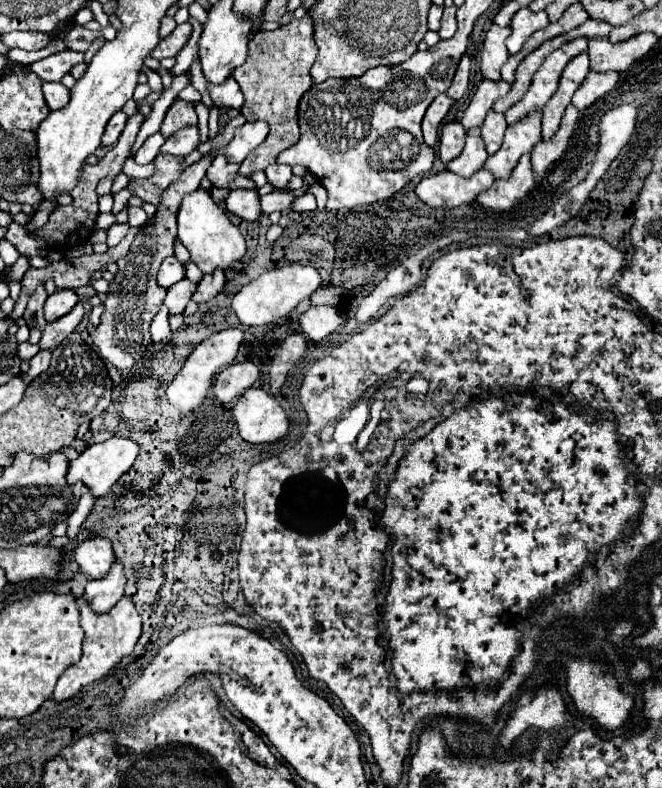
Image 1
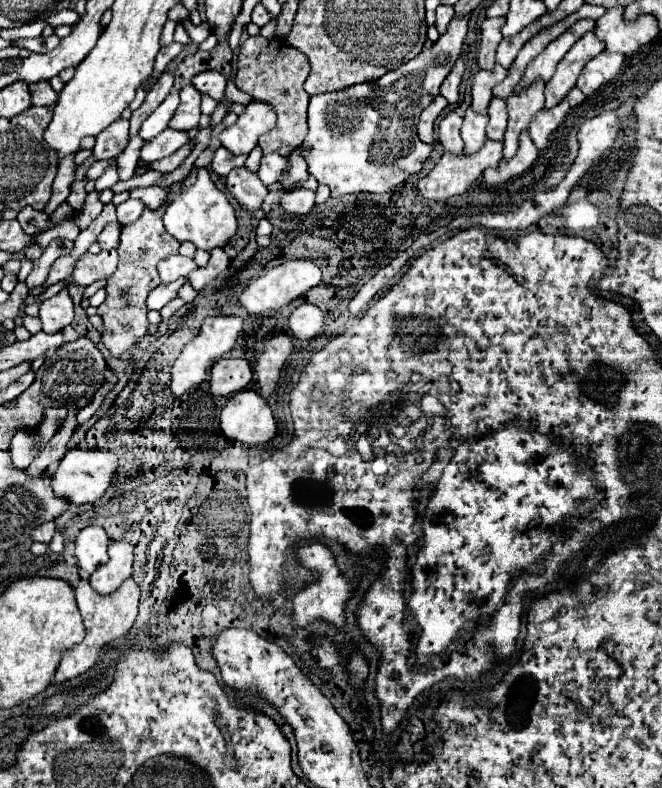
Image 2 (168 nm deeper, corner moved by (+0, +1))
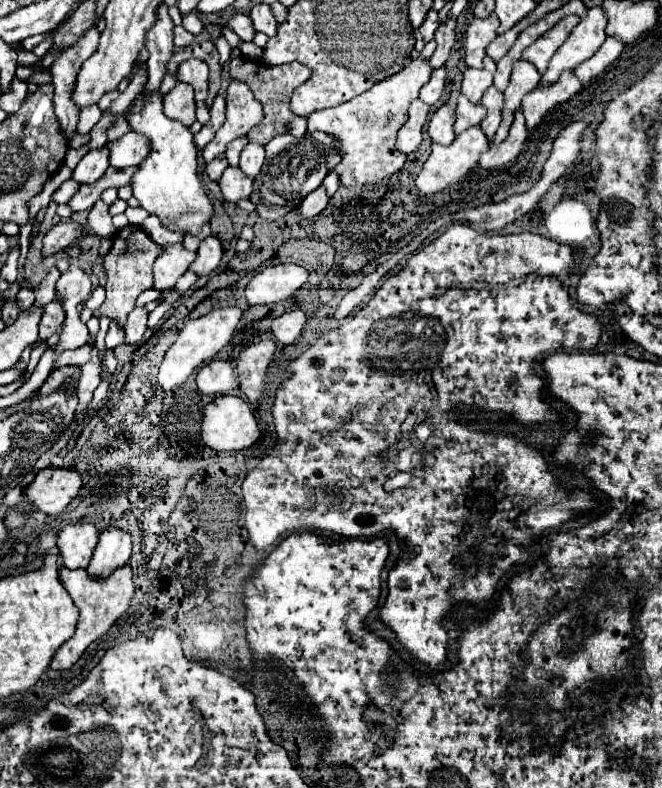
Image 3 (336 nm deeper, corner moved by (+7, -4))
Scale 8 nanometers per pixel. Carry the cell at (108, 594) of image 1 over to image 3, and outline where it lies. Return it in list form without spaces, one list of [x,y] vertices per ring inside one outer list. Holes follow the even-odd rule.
[[[106,527],[100,531],[98,545],[92,553],[88,573],[92,577],[108,577],[118,565],[126,565],[130,559],[130,535],[118,527]]]

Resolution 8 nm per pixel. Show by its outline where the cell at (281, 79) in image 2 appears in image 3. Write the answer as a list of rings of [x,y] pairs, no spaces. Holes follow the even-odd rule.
[[[238,55],[234,57],[230,63],[228,63],[228,73],[232,79],[238,79],[246,85],[250,85],[250,91],[254,93],[254,97],[262,103],[264,107],[264,119],[262,119],[262,125],[250,129],[248,133],[248,139],[252,143],[260,143],[260,145],[266,145],[270,139],[274,139],[276,135],[280,133],[286,133],[290,131],[294,137],[302,137],[307,130],[307,118],[298,117],[290,111],[290,95],[292,91],[302,85],[304,81],[310,79],[312,75],[312,69],[294,61],[294,63],[288,63],[288,65],[276,65],[276,67],[266,67],[266,65],[258,65],[260,61],[252,61],[244,55]]]

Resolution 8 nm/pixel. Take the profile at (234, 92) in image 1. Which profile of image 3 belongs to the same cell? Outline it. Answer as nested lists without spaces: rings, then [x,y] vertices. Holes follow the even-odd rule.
[[[186,59],[178,71],[178,81],[190,83],[196,93],[196,103],[204,103],[208,97],[208,65],[202,59]]]

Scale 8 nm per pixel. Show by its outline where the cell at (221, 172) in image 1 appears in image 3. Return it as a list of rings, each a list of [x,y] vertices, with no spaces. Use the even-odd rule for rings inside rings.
[[[218,157],[218,159],[214,159],[214,161],[210,161],[210,163],[206,165],[206,173],[208,173],[208,177],[210,177],[212,181],[218,181],[218,179],[222,177],[222,173],[224,173],[226,167],[228,167],[228,161],[222,159],[222,157]]]

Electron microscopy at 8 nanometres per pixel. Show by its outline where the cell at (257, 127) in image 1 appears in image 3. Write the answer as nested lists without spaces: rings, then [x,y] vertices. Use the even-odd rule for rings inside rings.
[[[232,79],[226,89],[226,121],[202,151],[204,161],[208,163],[220,157],[232,139],[248,135],[248,131],[256,127],[262,121],[262,117],[262,105],[254,99],[248,85]]]

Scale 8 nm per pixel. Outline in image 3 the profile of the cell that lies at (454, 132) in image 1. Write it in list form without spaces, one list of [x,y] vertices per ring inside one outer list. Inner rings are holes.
[[[448,103],[440,105],[430,123],[428,123],[428,133],[432,137],[432,141],[436,143],[442,143],[442,145],[448,145],[454,141],[454,107],[450,107]]]

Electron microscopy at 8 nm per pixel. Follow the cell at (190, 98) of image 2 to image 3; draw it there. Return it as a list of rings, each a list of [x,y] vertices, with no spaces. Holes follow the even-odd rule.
[[[178,81],[176,87],[164,97],[164,115],[174,121],[180,121],[186,127],[196,121],[194,109],[194,89],[190,89],[190,85],[186,83]]]

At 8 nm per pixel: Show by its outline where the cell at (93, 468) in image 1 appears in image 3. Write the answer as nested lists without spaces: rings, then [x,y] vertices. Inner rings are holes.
[[[40,469],[22,493],[34,511],[58,515],[78,495],[80,487],[82,477],[74,469]]]

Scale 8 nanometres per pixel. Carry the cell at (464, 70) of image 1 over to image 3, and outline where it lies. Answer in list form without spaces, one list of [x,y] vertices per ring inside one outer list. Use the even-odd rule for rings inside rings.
[[[444,67],[434,69],[430,81],[420,89],[420,99],[422,99],[424,103],[428,103],[428,105],[434,105],[434,103],[440,99],[440,95],[442,95],[444,81],[446,81],[446,69],[444,69]]]

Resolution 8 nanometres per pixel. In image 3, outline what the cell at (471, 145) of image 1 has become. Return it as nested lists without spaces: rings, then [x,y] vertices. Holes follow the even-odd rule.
[[[460,95],[458,97],[458,105],[456,105],[456,125],[454,125],[456,135],[462,133],[464,129],[472,127],[472,125],[480,125],[484,115],[486,115],[486,107],[484,105],[474,105],[464,95]]]

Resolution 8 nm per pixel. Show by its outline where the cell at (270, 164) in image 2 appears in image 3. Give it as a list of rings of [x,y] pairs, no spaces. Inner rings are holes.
[[[248,143],[240,153],[240,169],[254,179],[260,173],[264,159],[264,147],[258,143]]]

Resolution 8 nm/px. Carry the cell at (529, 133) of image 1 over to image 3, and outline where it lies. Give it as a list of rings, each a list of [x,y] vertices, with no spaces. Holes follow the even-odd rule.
[[[516,61],[512,75],[510,75],[510,83],[504,91],[504,109],[502,109],[502,123],[494,135],[494,143],[502,143],[508,137],[508,129],[514,121],[514,111],[520,107],[522,97],[526,93],[530,93],[538,81],[542,79],[542,75],[534,69],[534,65],[530,61]]]

